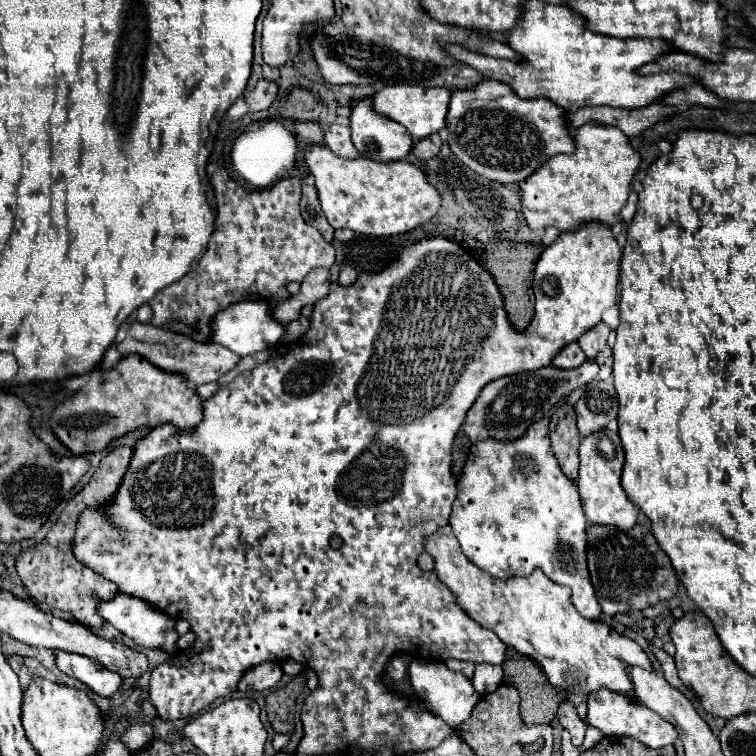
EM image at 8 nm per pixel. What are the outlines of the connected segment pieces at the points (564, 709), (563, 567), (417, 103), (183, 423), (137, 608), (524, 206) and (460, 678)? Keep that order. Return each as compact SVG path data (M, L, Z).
M565 700L565 702L559 706L559 710L557 710L557 718L559 718L561 726L571 734L573 744L575 744L575 746L581 746L581 742L583 742L583 738L585 738L587 724L579 720L579 716L577 716L577 712L575 712L573 702Z
M549 418L531 424L525 436L513 442L483 440L471 448L457 484L457 498L453 502L449 526L453 528L463 554L489 576L507 580L515 576L529 576L535 568L541 568L553 582L571 588L573 602L585 618L597 620L601 616L587 570L587 518L581 508L575 480L563 474L559 462L555 460L549 440Z
M397 84L397 86L385 86L381 92L377 92L373 96L373 106L377 112L385 114L387 118L403 124L413 140L421 140L445 128L449 100L451 100L451 92L447 88L423 88L423 86Z
M127 356L113 370L91 372L89 382L65 404L55 408L51 426L55 436L75 454L105 450L115 438L141 426L157 428L173 424L177 430L193 430L203 420L203 400L187 378L155 368L143 356Z
M117 594L113 600L105 602L105 604L99 604L99 614L109 622L113 624L119 632L123 632L125 636L129 636L135 644L139 646L145 646L145 648L151 648L151 650L163 650L167 654L173 654L177 652L177 630L175 630L175 618L167 616L165 612L159 612L155 610L147 600L143 598L137 598L137 596L131 596L131 594Z
M585 124L573 136L573 154L551 158L521 186L521 212L531 228L555 226L561 232L569 232L587 222L601 222L605 226L623 222L619 212L631 194L631 180L641 164L641 156L619 128Z
M413 660L409 664L409 680L417 692L417 696L425 702L427 710L435 716L443 718L449 726L461 724L471 714L473 706L479 702L479 692L475 692L469 678L465 678L461 672L455 672L447 668L443 662L433 660Z

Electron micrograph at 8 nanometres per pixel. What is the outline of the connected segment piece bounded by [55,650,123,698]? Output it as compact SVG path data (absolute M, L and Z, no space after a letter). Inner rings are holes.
M59 650L55 658L61 672L81 680L99 696L111 698L115 692L119 692L123 684L123 678L117 672L103 668L103 664L97 664L97 660L89 660L87 656Z

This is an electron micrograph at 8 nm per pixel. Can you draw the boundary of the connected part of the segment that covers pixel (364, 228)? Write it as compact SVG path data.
M331 124L325 130L325 146L307 148L305 162L311 174L315 176L321 208L333 228L349 228L363 236L397 236L397 234L411 232L413 228L429 222L441 208L441 192L427 180L427 174L419 166L407 160L375 162L375 160L359 158L359 152L351 142L349 126Z

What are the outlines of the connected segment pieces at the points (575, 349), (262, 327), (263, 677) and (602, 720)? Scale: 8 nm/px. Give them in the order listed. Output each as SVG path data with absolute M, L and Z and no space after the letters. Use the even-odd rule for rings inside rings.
M573 342L573 344L569 344L567 348L563 348L563 350L555 356L553 366L555 366L555 368L563 368L563 370L571 370L571 368L581 366L583 362L585 362L583 350L579 348L577 342Z
M265 300L241 301L231 304L231 308L221 310L211 322L211 340L229 348L239 356L255 354L259 350L267 350L279 344L285 334L285 326L273 320L271 308Z
M263 662L255 668L249 668L239 682L239 690L267 690L273 688L283 676L283 668L279 662Z
M607 690L591 692L591 696L587 698L587 724L601 730L603 736L629 736L651 748L675 744L677 740L677 732L667 720L653 714L649 708L633 704L631 700L625 700L623 696Z

